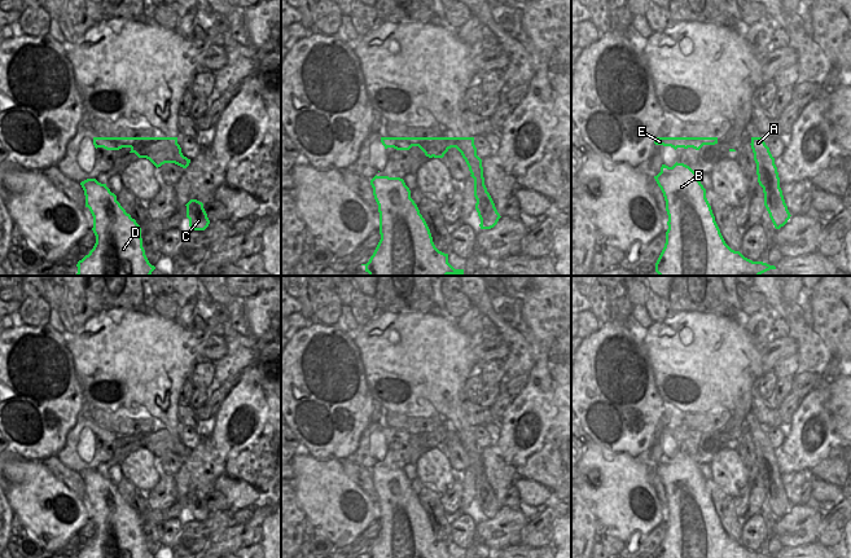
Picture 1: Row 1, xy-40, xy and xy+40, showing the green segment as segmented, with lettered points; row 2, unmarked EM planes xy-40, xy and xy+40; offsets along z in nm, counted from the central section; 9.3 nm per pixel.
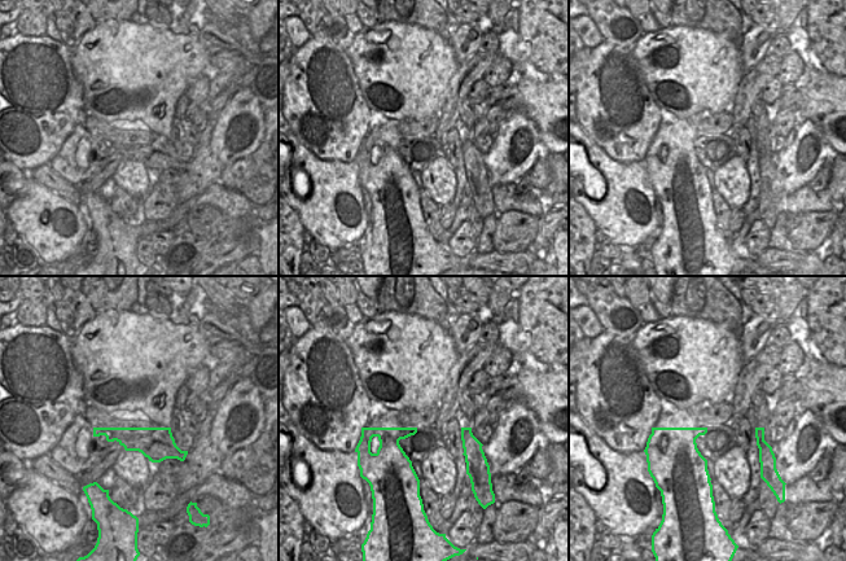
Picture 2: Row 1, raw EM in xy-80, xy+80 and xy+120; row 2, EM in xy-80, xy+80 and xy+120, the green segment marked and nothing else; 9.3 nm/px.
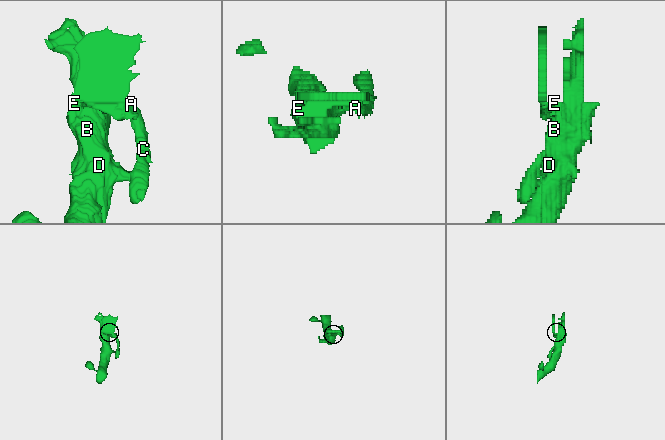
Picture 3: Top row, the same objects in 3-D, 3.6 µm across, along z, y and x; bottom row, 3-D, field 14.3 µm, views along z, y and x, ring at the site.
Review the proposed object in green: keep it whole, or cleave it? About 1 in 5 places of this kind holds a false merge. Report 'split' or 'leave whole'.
leave whole

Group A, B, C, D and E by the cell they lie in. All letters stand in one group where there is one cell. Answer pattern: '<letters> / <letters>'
A B C D E

